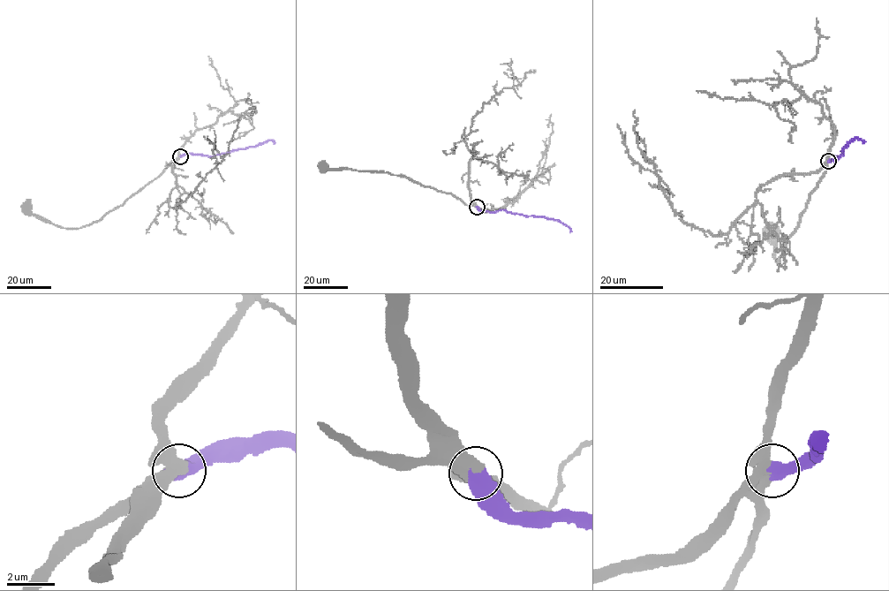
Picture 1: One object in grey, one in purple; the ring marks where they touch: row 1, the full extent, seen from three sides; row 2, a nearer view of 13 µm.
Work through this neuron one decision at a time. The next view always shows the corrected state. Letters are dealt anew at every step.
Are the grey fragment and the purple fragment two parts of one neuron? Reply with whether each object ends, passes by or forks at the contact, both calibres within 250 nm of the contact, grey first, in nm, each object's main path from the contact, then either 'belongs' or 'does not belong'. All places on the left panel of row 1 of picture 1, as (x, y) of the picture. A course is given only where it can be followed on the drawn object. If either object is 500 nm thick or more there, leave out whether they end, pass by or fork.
500 nm thick on the grey side, 600 nm on the other; grey runs (180, 156), (123, 204), (80, 228), (62, 228), (45, 221), (27, 208); purple runs (180, 156), (214, 155), (269, 140), (274, 143); belongs

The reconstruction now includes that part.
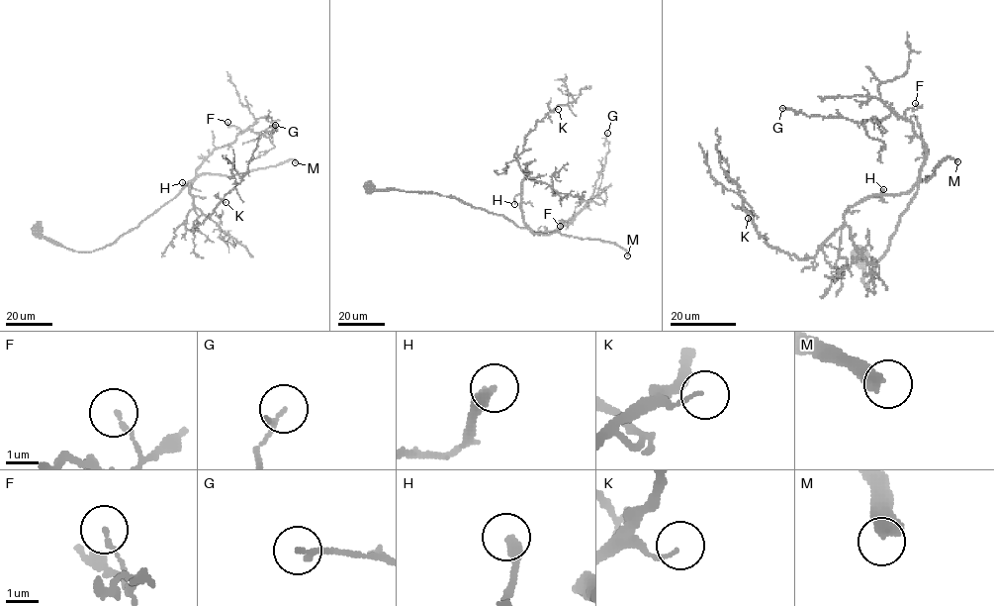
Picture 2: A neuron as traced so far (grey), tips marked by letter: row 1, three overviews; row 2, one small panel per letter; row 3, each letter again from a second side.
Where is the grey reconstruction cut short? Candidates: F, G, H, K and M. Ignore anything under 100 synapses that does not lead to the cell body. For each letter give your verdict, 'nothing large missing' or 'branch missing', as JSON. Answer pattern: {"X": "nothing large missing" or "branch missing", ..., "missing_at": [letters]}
{"F": "nothing large missing", "G": "nothing large missing", "H": "nothing large missing", "K": "nothing large missing", "M": "branch missing", "missing_at": ["M"]}

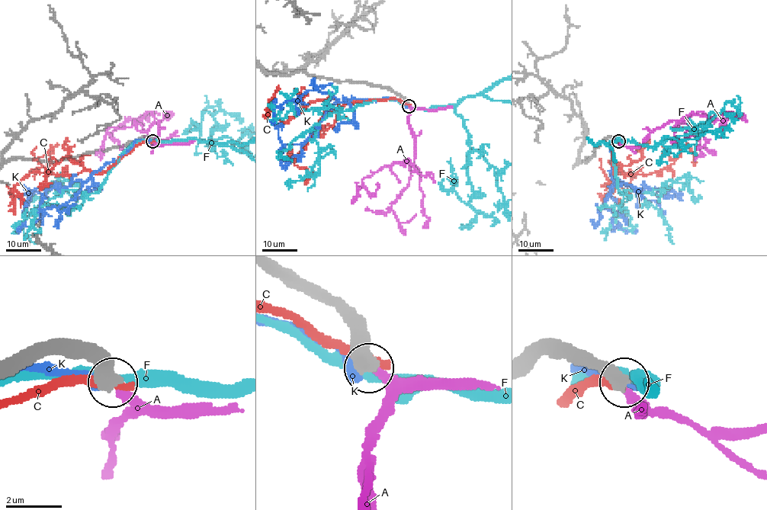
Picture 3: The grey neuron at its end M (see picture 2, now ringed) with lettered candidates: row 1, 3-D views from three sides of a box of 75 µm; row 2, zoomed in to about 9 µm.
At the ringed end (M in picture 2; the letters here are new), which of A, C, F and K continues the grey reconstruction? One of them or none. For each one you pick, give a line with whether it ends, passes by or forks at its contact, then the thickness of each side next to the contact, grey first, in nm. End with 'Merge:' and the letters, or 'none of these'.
Merge: none of these

